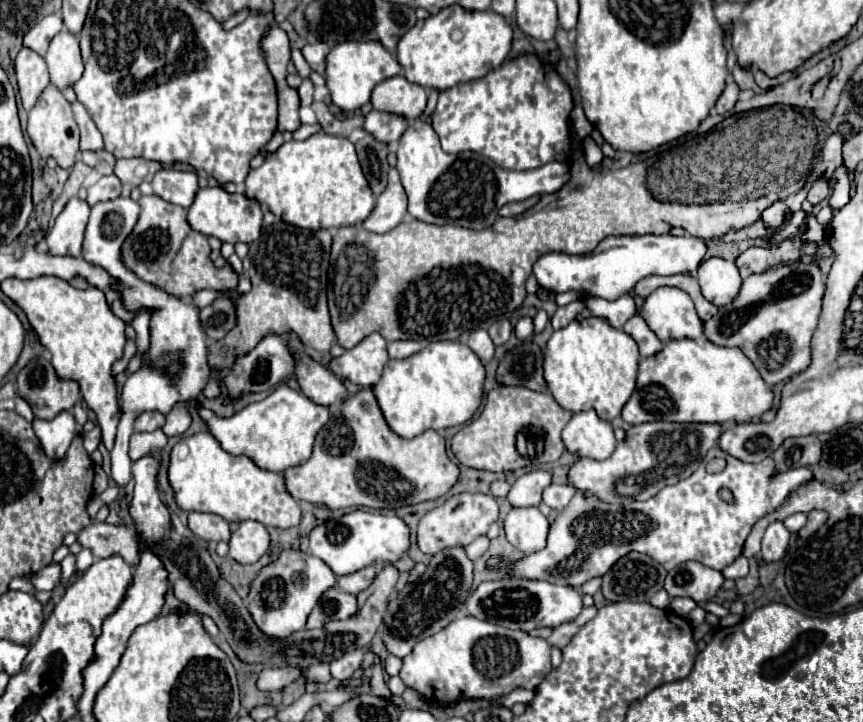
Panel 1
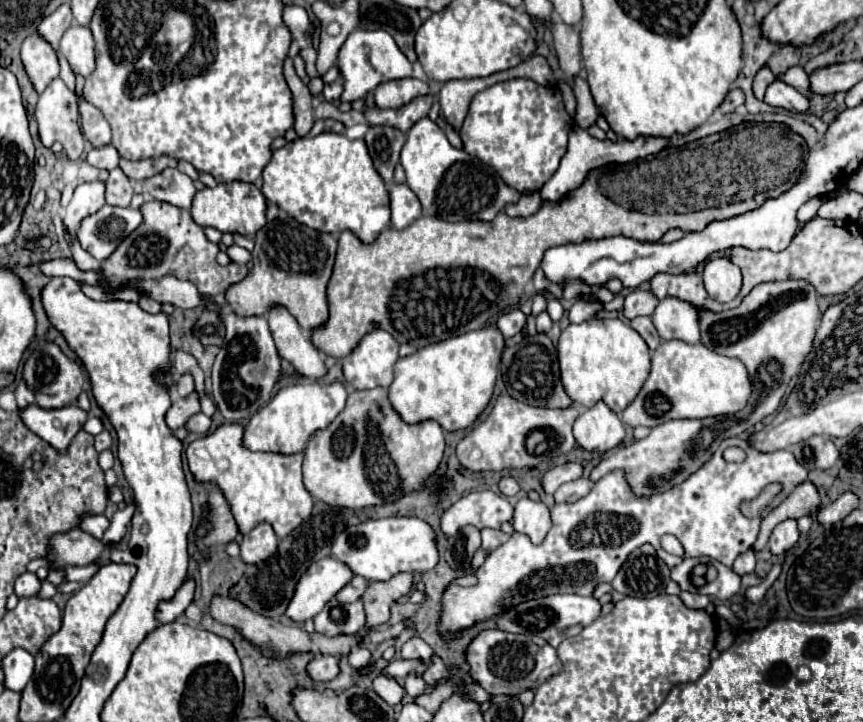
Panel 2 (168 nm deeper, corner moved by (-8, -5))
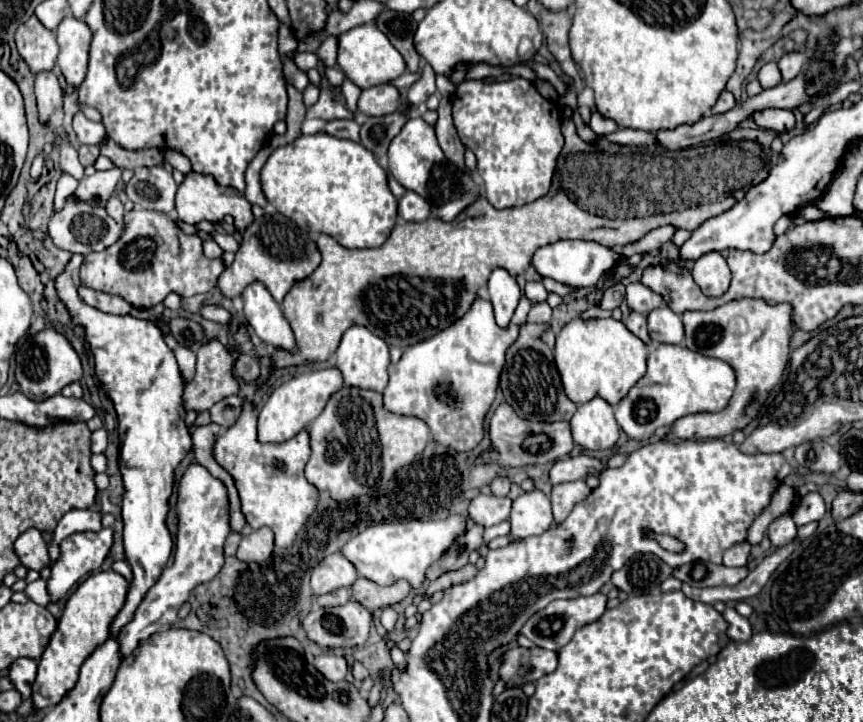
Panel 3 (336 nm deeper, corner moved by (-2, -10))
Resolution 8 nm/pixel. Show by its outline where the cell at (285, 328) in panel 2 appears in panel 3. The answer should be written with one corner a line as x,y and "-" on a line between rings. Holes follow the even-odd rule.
253,281
245,287
243,295
243,313
255,333
273,347
283,347
287,351
295,351
293,331
283,317
281,305
271,297
267,287
259,281

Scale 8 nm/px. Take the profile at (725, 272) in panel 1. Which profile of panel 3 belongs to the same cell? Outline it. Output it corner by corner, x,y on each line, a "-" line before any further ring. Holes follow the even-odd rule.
711,251
701,255
693,267
693,279
701,287
701,291
709,297
719,297
727,291
731,281
731,271
721,253

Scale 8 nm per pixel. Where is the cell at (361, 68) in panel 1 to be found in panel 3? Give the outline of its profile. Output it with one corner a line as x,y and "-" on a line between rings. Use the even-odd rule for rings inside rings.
371,23
353,27
353,29
339,35
337,65
343,69
345,77
349,77
361,89
389,83
391,79
397,79
401,73
405,73
405,59
401,57
401,53
391,45
387,35
383,35

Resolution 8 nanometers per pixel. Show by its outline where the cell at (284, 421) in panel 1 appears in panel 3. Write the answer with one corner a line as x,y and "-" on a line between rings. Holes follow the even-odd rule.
337,367
317,369
309,373
301,373
285,383
281,383
265,403
265,407
259,411
259,441
263,443
281,443
291,437
295,437
303,427
307,427
311,421
317,419
319,411
323,411
327,399
343,387
343,375

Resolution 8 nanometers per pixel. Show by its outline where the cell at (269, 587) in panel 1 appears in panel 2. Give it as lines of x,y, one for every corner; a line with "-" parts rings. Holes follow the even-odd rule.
333,556
313,562
299,578
285,616
293,622
309,624
351,578
353,572

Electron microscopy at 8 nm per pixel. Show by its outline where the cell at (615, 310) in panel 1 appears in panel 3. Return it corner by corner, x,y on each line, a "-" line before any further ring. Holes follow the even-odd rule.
629,283
627,285
627,303
629,303
629,307
633,311
639,311
639,313
647,315
653,309
661,307
665,301
663,301
663,297
659,293
651,291
643,283

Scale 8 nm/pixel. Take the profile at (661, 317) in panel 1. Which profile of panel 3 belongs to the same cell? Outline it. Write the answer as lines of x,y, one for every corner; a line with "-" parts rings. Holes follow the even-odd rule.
667,305
649,313
649,337
657,343
683,343
683,323
677,313
673,313

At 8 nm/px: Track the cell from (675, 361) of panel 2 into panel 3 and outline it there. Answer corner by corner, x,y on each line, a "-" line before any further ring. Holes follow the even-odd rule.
659,345
647,359
647,373
617,403
615,419
633,441
649,441
657,427
673,425
673,421
701,411
721,411
735,389
735,373
731,365
689,351
683,345

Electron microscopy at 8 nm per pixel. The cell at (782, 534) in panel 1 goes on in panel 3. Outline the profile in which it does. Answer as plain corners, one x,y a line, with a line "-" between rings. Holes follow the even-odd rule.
783,513
769,525
769,539
775,547
783,547
783,543
789,543
797,535
797,527
791,519
791,513

